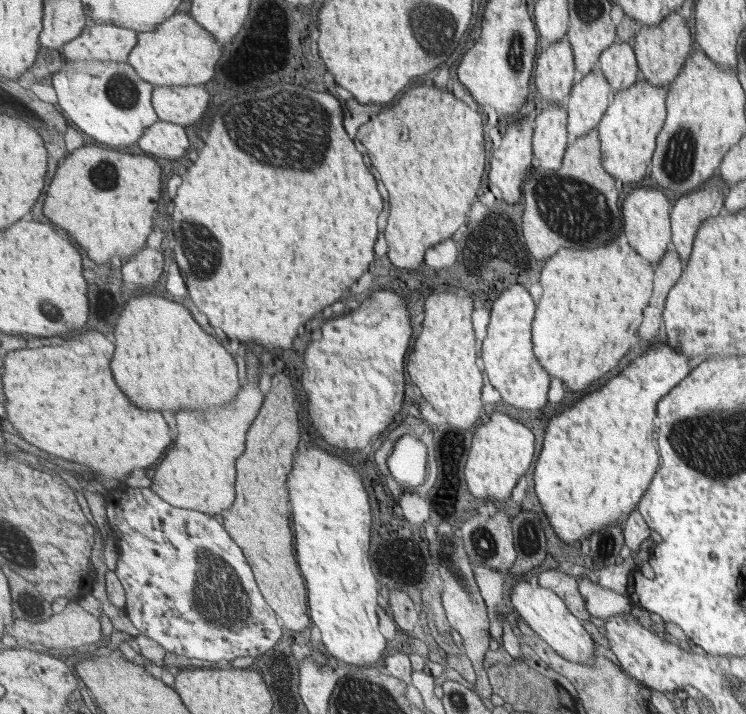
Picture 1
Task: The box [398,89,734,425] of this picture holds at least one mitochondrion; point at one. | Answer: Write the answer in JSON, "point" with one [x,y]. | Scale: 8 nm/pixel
{"point":[581,214]}

